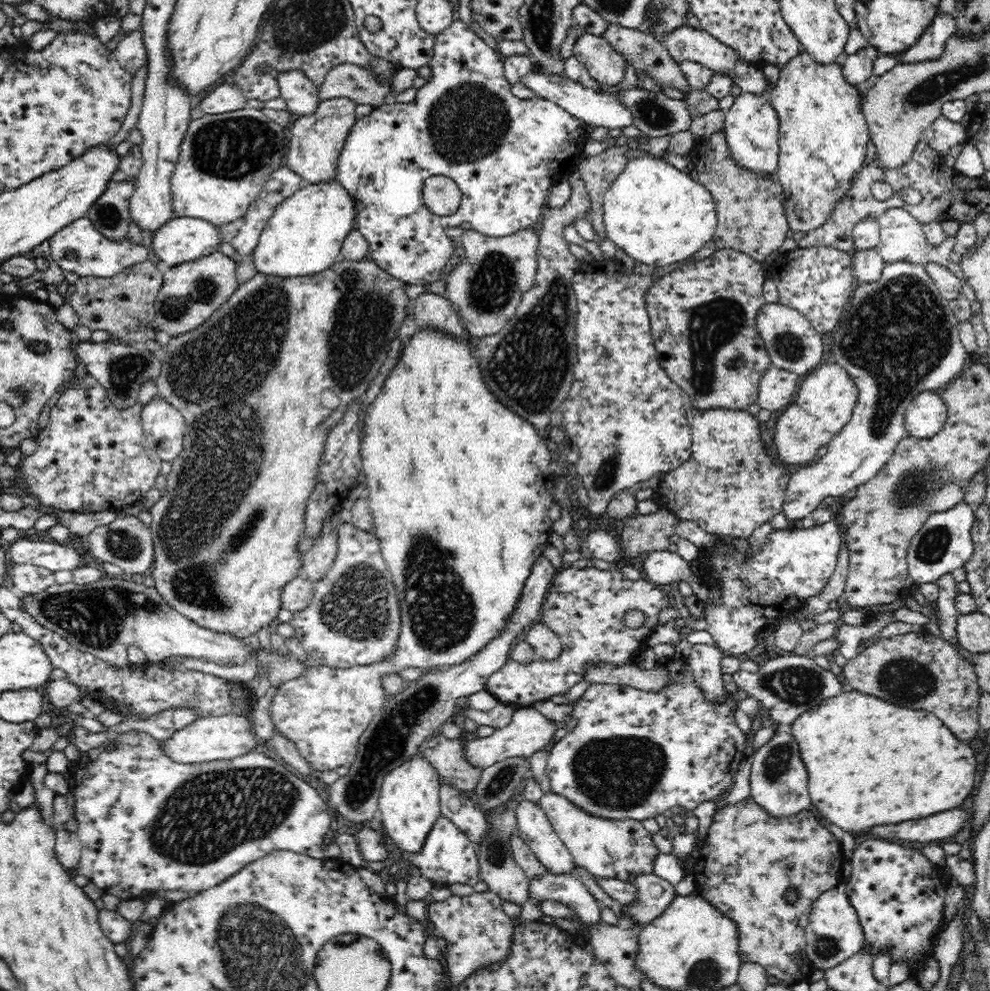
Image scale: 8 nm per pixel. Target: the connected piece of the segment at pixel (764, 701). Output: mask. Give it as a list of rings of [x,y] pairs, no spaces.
[[[808,651],[802,655],[778,657],[760,666],[756,673],[737,670],[732,674],[733,680],[739,688],[744,688],[749,696],[759,700],[759,704],[768,708],[774,723],[789,728],[804,712],[820,706],[823,700],[832,698],[843,686],[838,676],[814,661],[814,656],[816,654]]]

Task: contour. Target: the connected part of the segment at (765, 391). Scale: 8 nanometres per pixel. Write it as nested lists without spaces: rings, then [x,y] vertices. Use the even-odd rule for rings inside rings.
[[[771,367],[760,380],[756,402],[764,410],[778,410],[790,401],[796,392],[798,375]]]

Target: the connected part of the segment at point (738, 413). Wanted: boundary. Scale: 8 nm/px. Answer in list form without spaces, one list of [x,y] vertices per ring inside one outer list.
[[[748,408],[695,410],[690,458],[682,466],[667,472],[654,490],[653,500],[660,509],[671,510],[681,520],[696,522],[698,527],[710,534],[743,539],[748,539],[754,530],[783,510],[792,470],[770,456],[760,437],[760,421],[750,414]]]

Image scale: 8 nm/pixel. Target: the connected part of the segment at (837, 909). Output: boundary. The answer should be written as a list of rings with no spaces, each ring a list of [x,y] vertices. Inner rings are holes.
[[[840,882],[832,890],[823,892],[813,902],[805,937],[807,957],[816,969],[834,968],[863,949],[864,931],[857,912],[848,898],[844,882]]]

